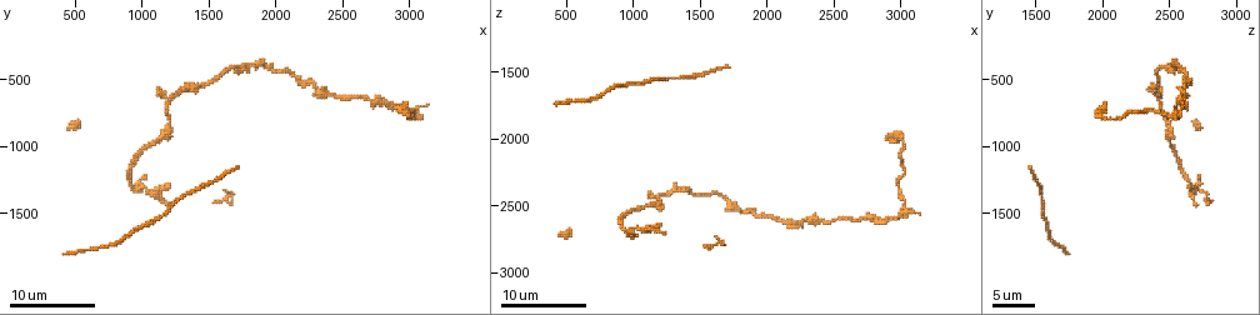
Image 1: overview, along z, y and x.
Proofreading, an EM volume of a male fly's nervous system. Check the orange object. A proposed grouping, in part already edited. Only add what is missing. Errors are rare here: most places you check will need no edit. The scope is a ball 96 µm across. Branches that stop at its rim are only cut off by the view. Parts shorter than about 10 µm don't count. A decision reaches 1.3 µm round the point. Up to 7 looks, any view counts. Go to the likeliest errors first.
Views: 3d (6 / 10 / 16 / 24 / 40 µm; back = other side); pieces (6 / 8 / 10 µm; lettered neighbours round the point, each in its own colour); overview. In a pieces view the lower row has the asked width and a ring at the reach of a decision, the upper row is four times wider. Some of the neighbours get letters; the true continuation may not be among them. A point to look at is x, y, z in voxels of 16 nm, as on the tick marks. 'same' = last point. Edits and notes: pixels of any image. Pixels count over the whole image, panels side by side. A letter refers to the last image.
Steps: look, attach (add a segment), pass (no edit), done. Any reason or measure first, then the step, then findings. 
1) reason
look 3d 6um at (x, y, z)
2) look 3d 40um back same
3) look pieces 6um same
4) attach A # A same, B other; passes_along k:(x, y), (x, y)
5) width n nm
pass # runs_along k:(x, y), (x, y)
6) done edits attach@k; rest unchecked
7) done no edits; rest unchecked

branch stops here
look 3d 10um at (1120, 560, 2420)

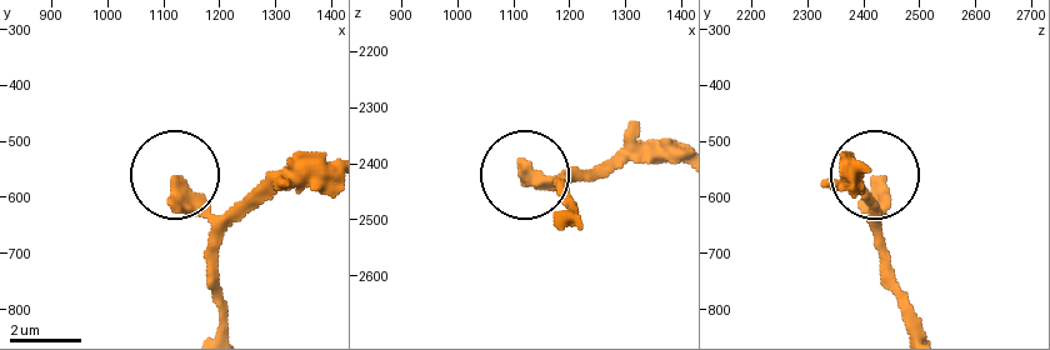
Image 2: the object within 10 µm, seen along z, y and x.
look pieces 8um at (1125, 570, 2430)

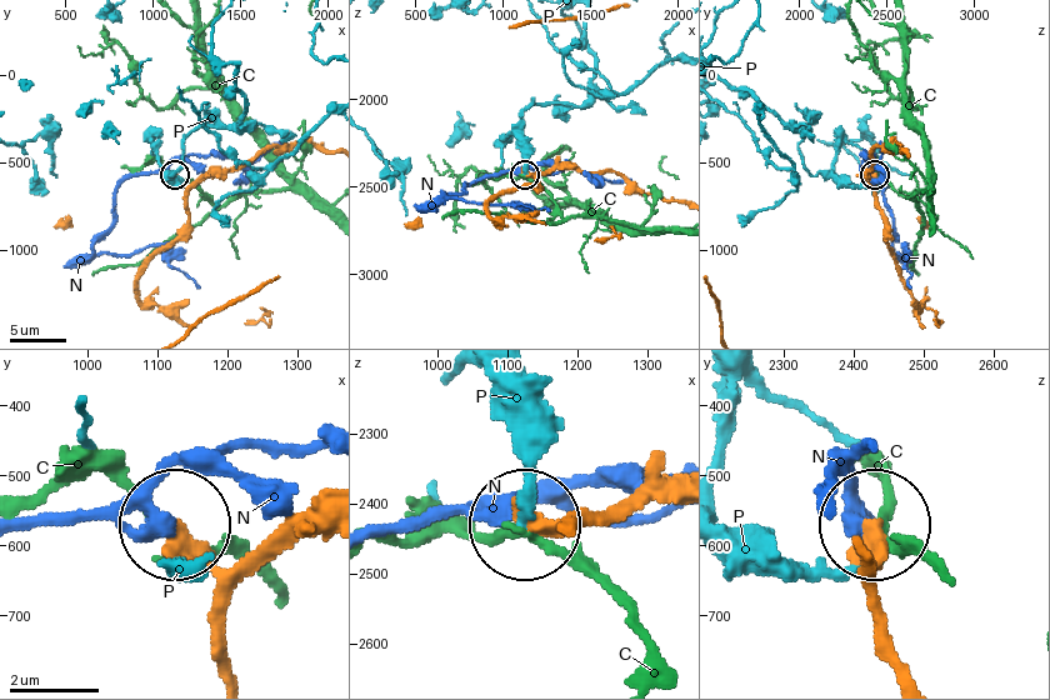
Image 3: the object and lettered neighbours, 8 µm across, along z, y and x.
pass # C other, N other, P other; runs_along 3:(673, 499), (530, 521); no lettered segment goes on from it

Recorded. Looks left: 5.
free end
look 3d 10um at (1720, 1160, 1480)

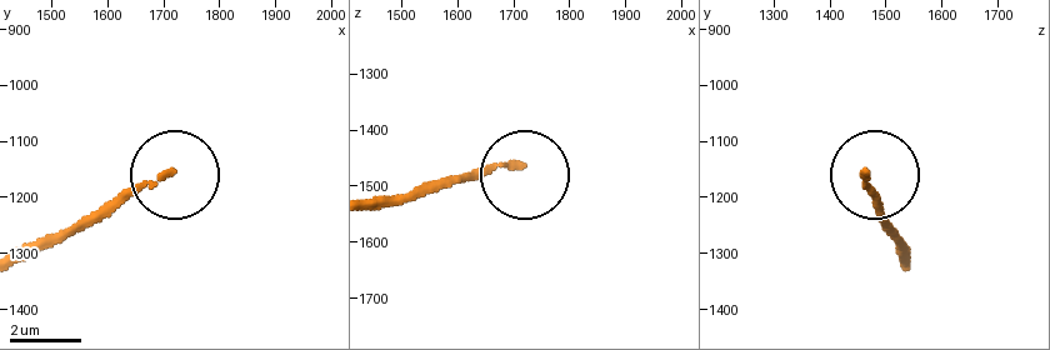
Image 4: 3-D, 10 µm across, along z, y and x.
look pieces 10um at (1710, 1155, 1465)

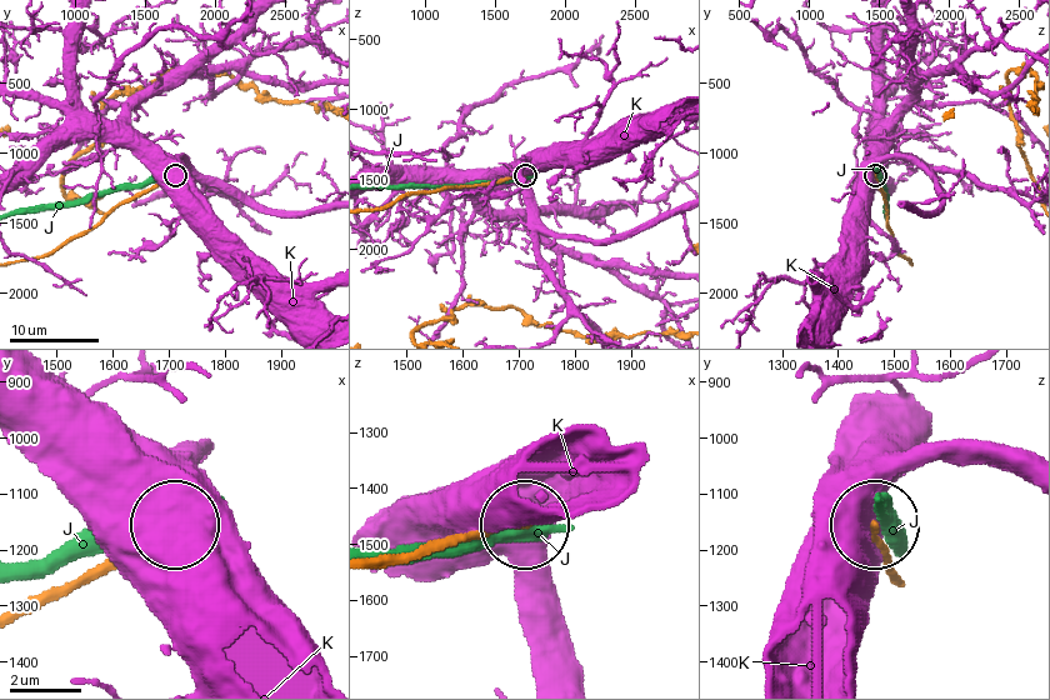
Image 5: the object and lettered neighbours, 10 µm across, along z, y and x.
pass # J other, K other; none of them fits

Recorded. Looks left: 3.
look pieces 8um at (3140, 700, 2540)

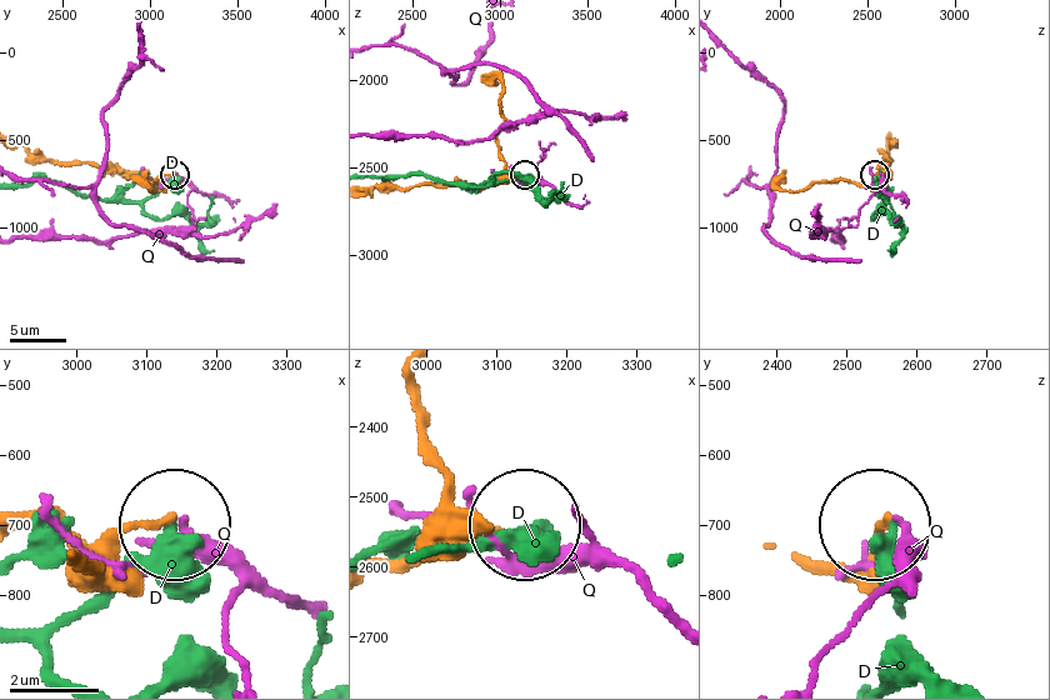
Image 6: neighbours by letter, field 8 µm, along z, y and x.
pass # D other, Q other; runs_along 6:(21, 143), (69, 164), (171, 175); none of them fits

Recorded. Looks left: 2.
long arm stops here
look pieces 10um at (2900, 700, 2000)

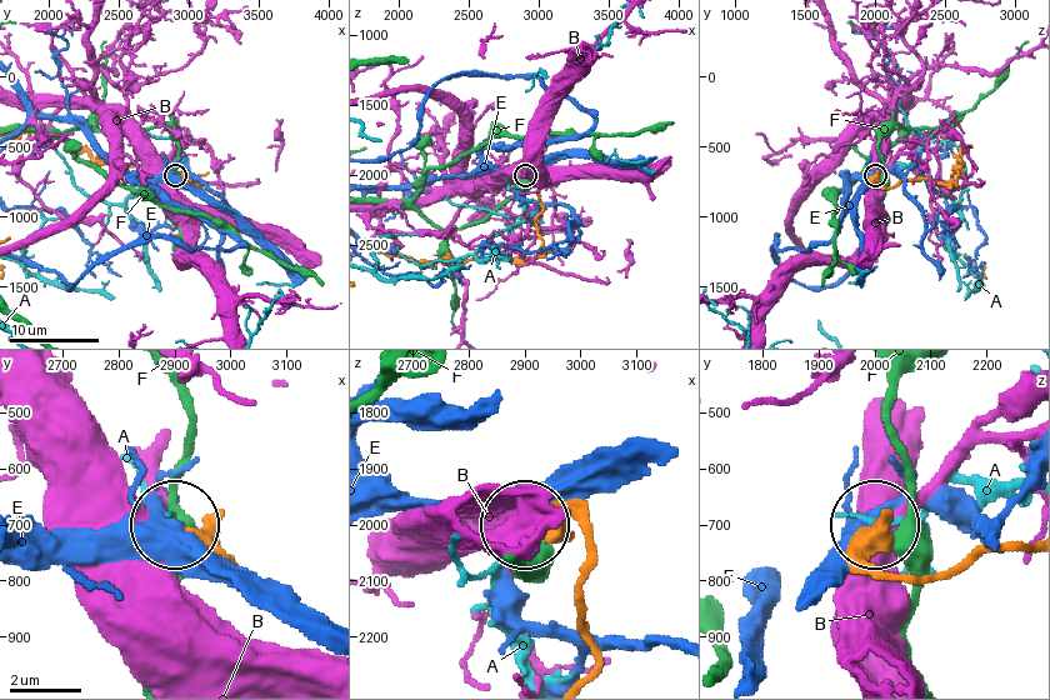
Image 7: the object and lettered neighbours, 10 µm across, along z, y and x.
pass # A other, B other, E other, F other; no lettered segment goes on from it

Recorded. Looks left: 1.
done no edits; rest unchecked

